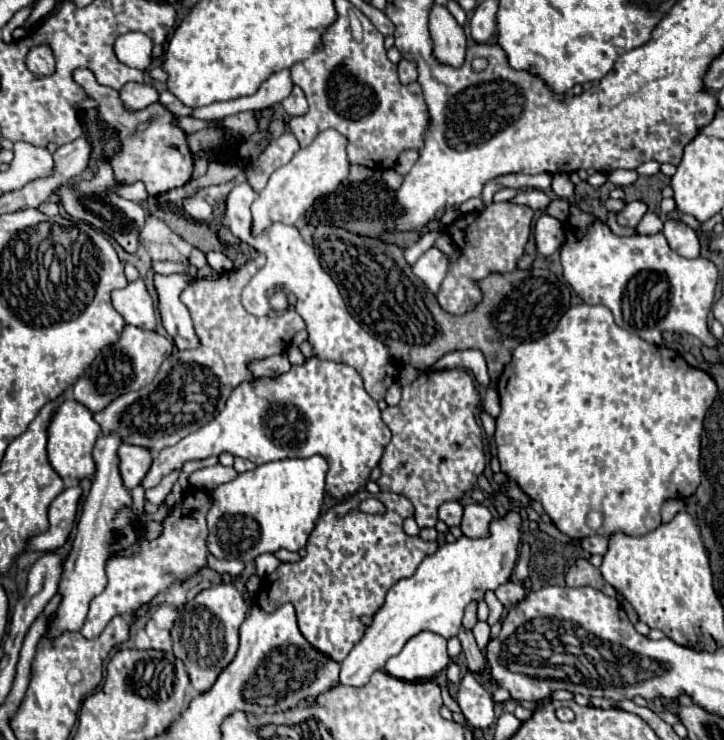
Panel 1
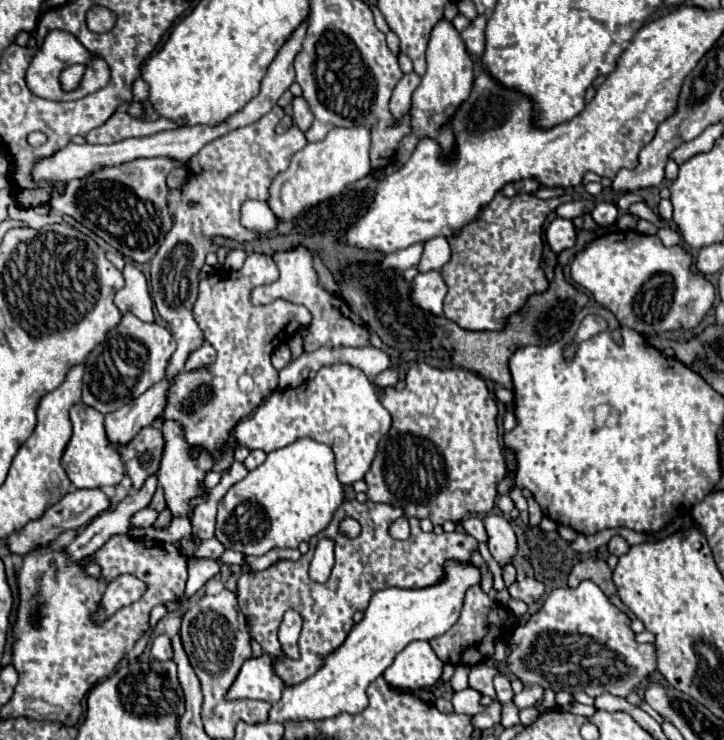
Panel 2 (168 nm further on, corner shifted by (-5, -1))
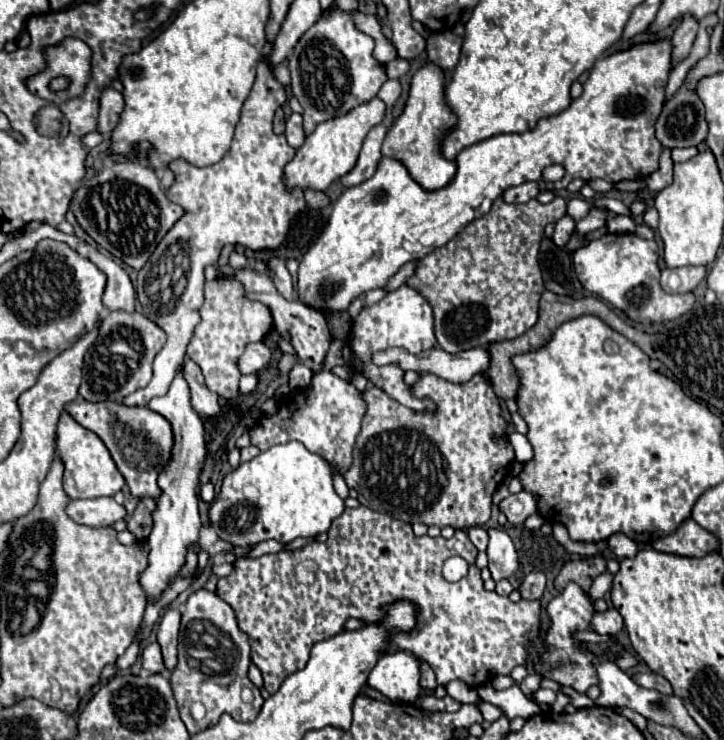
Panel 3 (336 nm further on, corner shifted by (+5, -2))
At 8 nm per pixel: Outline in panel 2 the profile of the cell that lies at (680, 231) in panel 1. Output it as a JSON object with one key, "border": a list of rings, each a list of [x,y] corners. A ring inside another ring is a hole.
{"border":[[[660,227],[658,229],[658,237],[660,241],[666,245],[666,247],[672,247],[672,245],[678,245],[680,243],[680,235],[668,227]]]}

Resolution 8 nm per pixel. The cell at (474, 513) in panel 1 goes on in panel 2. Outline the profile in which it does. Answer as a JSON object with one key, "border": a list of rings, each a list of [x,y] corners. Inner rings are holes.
{"border":[[[484,515],[484,527],[488,531],[488,549],[492,557],[498,561],[500,567],[512,563],[516,551],[518,551],[518,541],[512,525],[502,517],[502,515]]]}

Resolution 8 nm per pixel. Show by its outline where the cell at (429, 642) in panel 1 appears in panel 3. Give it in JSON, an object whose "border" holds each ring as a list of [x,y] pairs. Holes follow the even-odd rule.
{"border":[[[404,650],[384,654],[372,668],[368,686],[392,702],[414,702],[420,692],[420,660]]]}

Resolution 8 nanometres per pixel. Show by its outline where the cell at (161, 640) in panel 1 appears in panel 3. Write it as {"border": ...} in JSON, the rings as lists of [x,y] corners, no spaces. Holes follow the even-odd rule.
{"border":[[[152,642],[148,646],[144,646],[142,650],[142,666],[148,670],[148,672],[160,672],[164,676],[168,676],[168,672],[164,672],[164,664],[162,664],[162,654],[160,654],[160,646],[158,642]]]}

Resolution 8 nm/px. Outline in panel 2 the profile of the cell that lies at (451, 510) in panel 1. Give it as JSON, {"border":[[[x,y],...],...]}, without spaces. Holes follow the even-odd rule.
{"border":[[[478,515],[466,517],[466,519],[462,521],[462,525],[464,525],[464,529],[466,529],[474,539],[478,539],[480,543],[486,543],[486,541],[488,541],[488,535],[486,535],[486,529],[484,529],[484,523],[482,523],[482,517],[478,517]]]}

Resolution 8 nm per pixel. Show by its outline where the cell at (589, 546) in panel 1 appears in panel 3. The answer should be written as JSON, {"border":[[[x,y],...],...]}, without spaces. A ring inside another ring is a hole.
{"border":[[[614,534],[614,536],[610,536],[610,538],[608,538],[608,550],[610,550],[614,556],[618,556],[618,558],[632,558],[632,556],[638,552],[636,544],[634,544],[628,536],[624,536],[624,534]]]}

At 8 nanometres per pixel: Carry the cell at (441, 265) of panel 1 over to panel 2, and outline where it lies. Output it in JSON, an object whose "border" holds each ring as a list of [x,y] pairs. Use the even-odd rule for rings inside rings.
{"border":[[[428,271],[428,273],[420,273],[412,279],[410,283],[410,301],[430,313],[430,315],[444,315],[442,313],[442,301],[446,297],[446,287],[444,287],[444,281],[440,279],[440,273],[438,271]]]}

